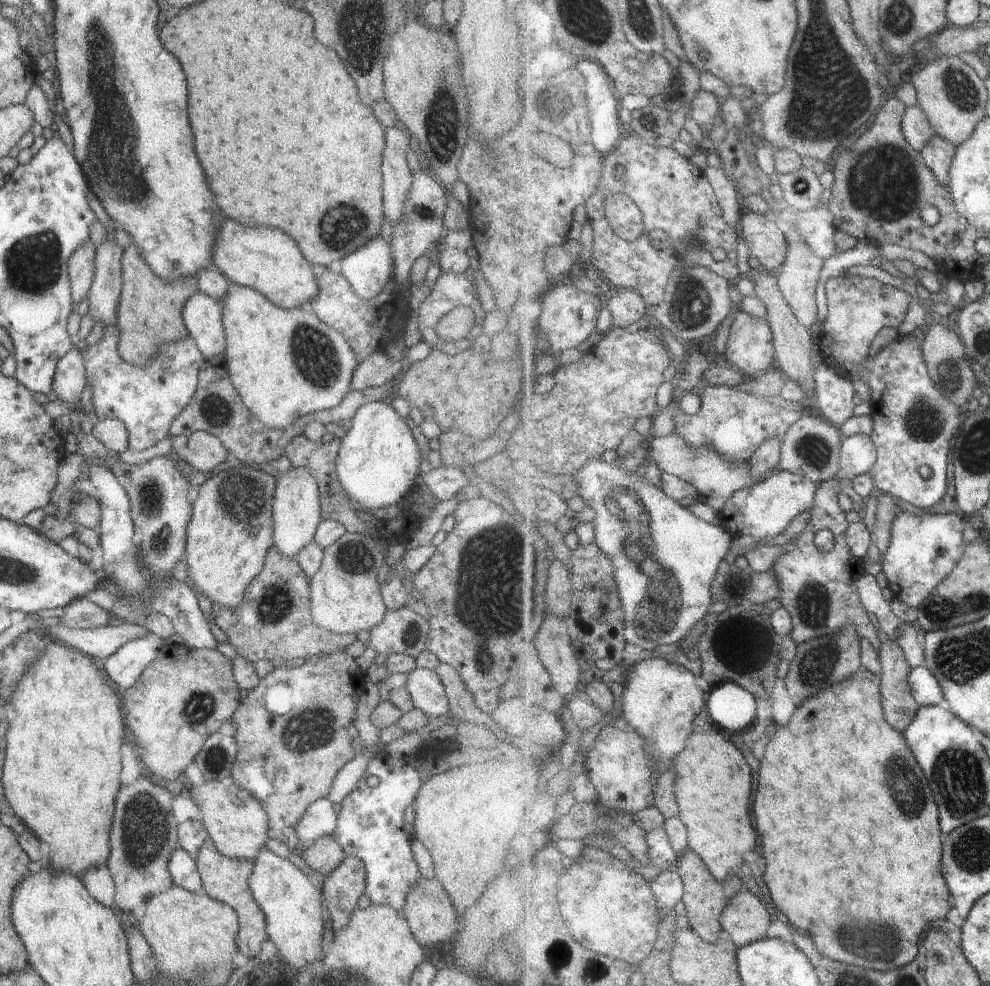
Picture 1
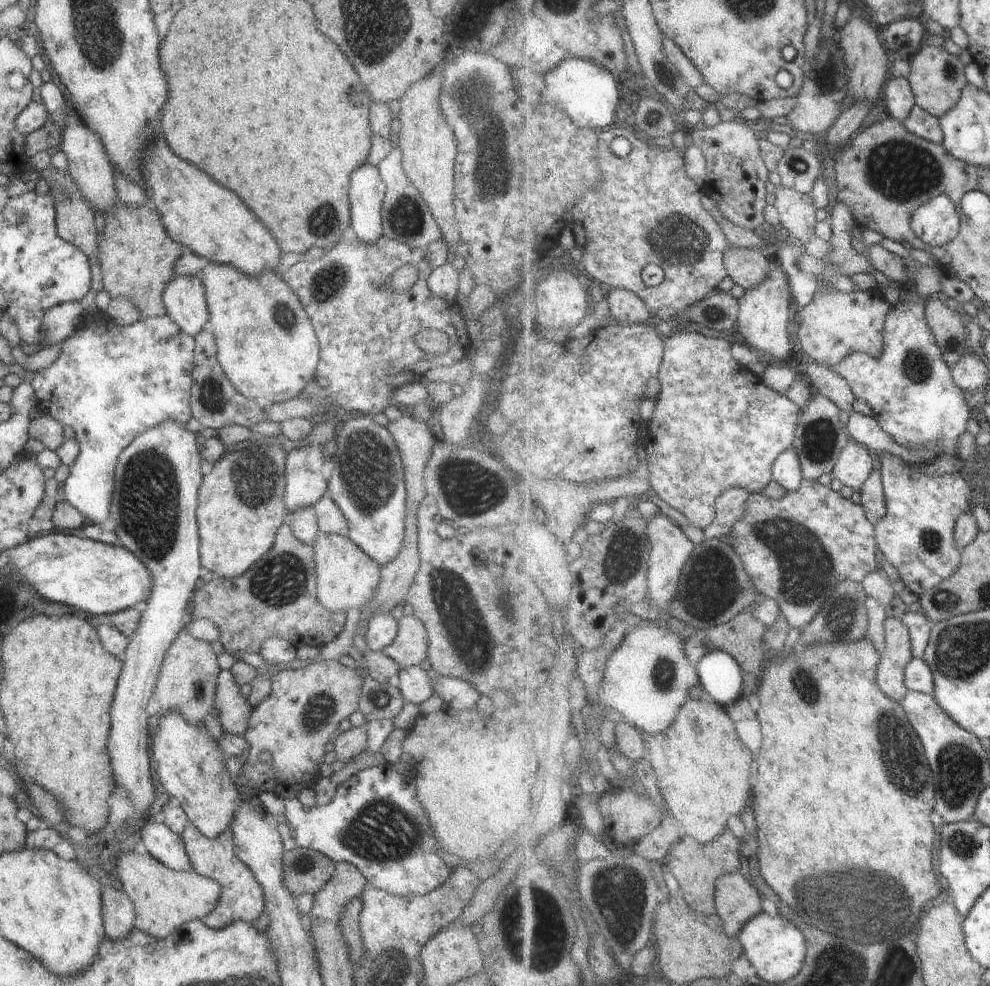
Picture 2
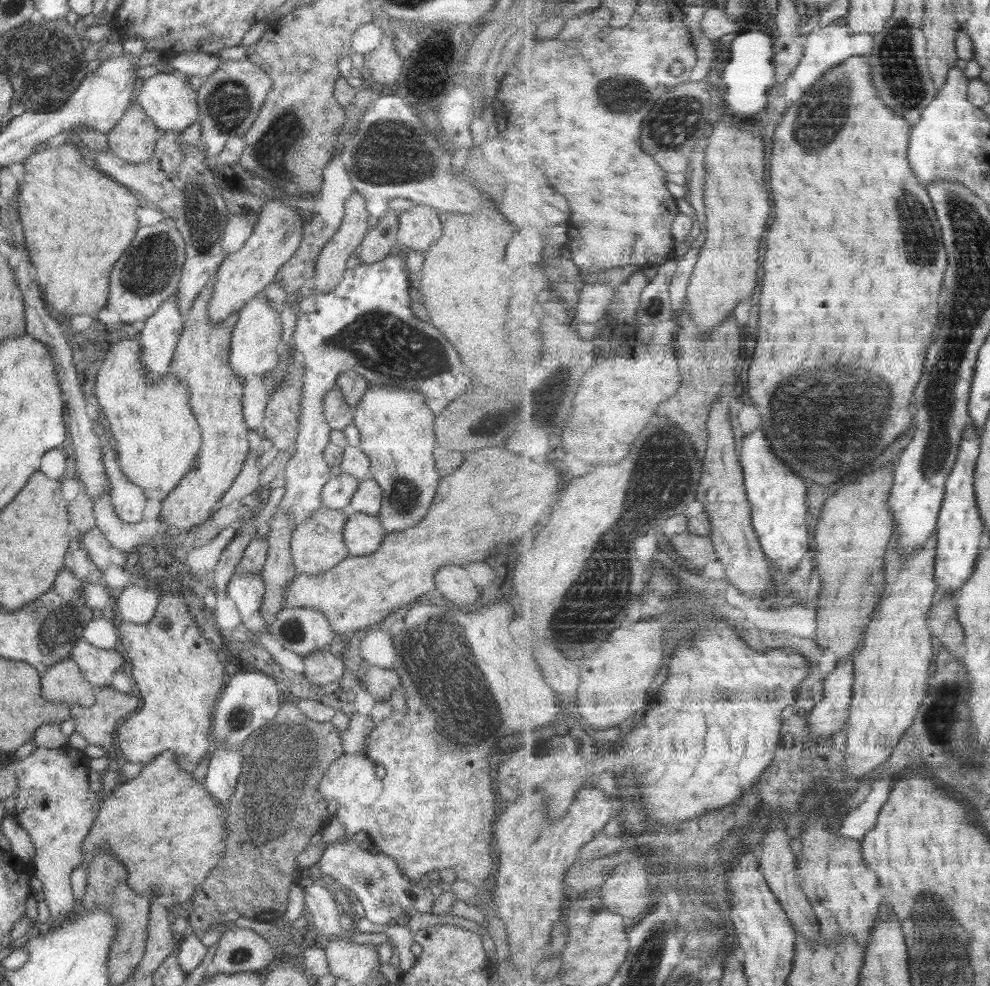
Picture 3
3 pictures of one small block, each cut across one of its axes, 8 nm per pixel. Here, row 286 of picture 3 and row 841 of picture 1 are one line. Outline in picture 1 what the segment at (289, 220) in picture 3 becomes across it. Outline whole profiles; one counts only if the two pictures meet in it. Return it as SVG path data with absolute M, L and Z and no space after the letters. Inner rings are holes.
M205 781L189 788L192 802L200 808L201 823L215 847L224 855L235 859L255 860L258 851L265 846L268 836L267 814L247 790L232 781Z

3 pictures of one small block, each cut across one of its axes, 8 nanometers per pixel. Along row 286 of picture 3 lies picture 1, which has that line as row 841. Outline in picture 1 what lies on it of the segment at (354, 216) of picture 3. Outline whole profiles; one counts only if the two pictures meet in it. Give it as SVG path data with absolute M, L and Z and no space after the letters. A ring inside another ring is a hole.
M332 835L316 839L306 848L300 850L304 862L325 877L329 875L347 857L343 848Z

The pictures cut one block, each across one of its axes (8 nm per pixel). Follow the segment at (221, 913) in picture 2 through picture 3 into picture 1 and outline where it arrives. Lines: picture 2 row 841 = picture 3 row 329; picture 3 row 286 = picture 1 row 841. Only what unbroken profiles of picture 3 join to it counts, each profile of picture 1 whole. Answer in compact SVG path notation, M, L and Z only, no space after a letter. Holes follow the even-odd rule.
M208 837L207 841L197 850L194 856L198 873L203 882L202 892L210 898L214 898L221 903L227 904L232 910L236 911L239 918L239 930L236 938L236 946L244 956L254 957L261 950L260 944L263 940L269 940L265 932L266 917L262 909L258 906L255 898L248 886L248 877L252 872L254 860L244 858L235 859L224 856Z

